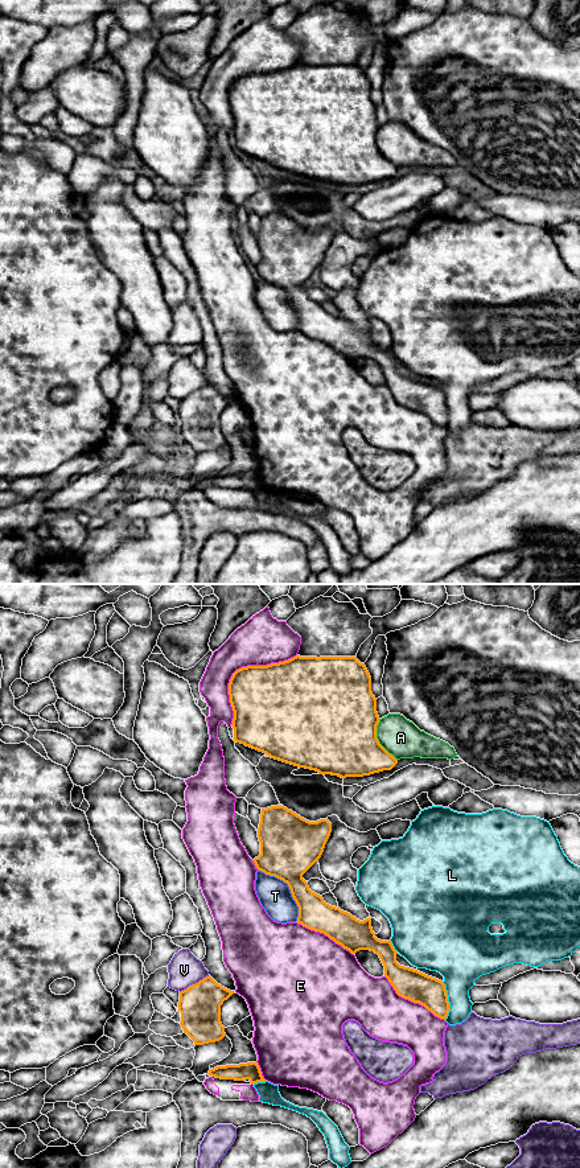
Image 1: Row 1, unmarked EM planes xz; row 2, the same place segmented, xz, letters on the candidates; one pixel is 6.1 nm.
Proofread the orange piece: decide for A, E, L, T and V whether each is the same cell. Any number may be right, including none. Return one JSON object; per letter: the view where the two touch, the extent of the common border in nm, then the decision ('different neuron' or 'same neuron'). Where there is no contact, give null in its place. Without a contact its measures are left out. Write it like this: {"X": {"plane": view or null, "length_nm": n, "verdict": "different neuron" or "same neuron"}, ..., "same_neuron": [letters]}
{"A": {"plane": "xz", "length_nm": 280, "verdict": "same neuron"}, "E": {"plane": "xz", "length_nm": 600, "verdict": "different neuron"}, "L": {"plane": "xz", "length_nm": 240, "verdict": "different neuron"}, "T": {"plane": "xz", "length_nm": 400, "verdict": "different neuron"}, "V": {"plane": "xz", "length_nm": 220, "verdict": "different neuron"}, "same_neuron": ["A"]}

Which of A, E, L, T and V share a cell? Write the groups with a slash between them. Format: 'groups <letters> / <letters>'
groups A / E / L / T / V

